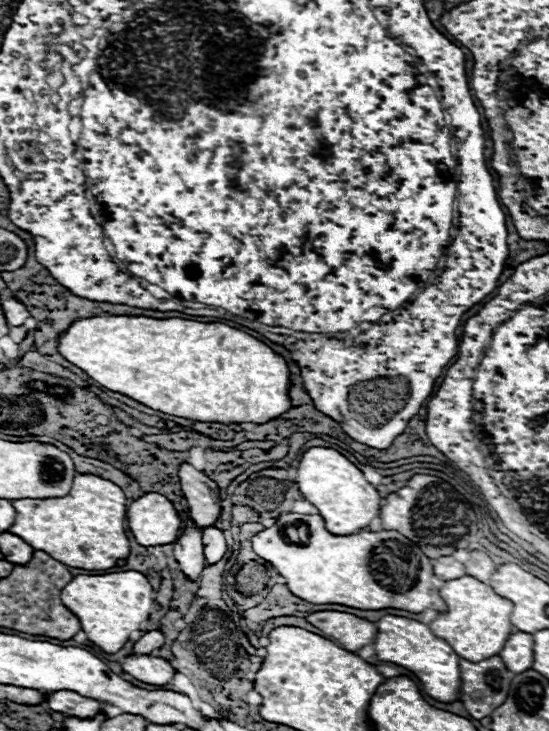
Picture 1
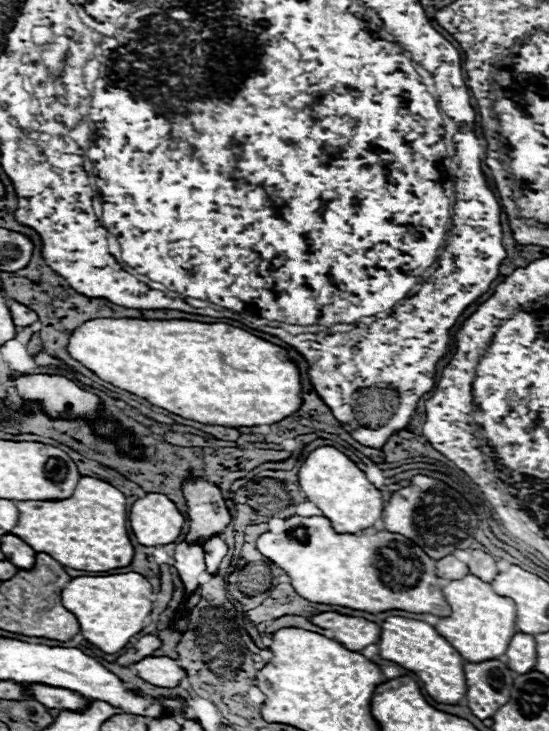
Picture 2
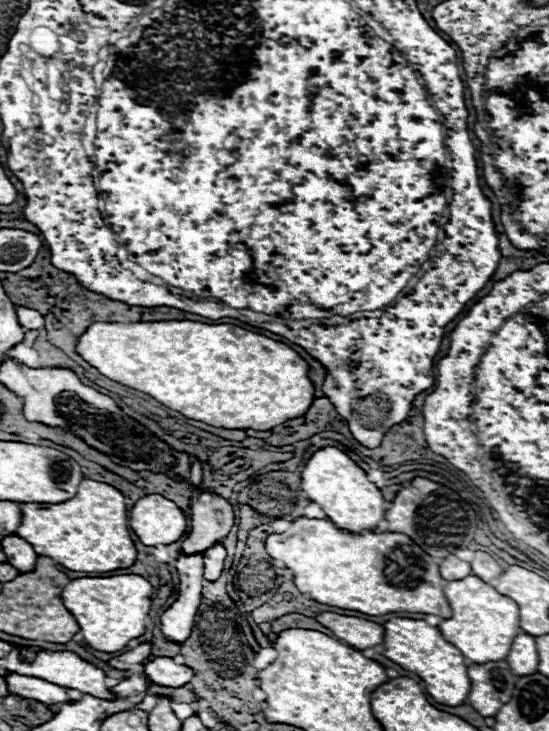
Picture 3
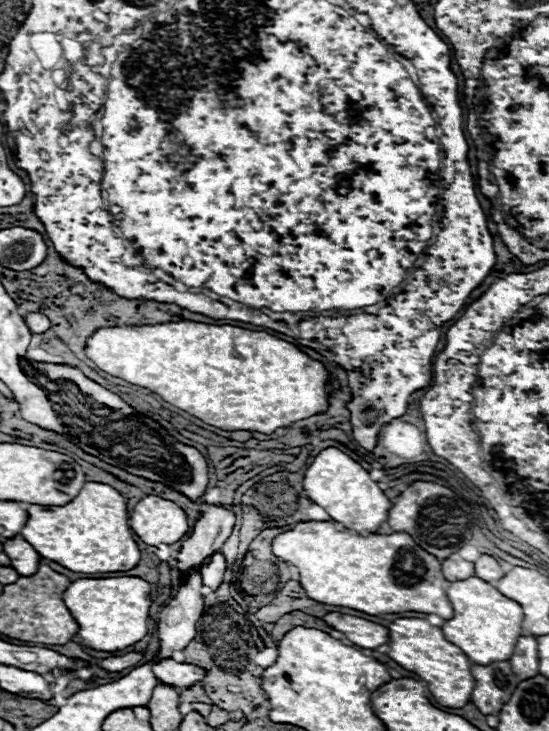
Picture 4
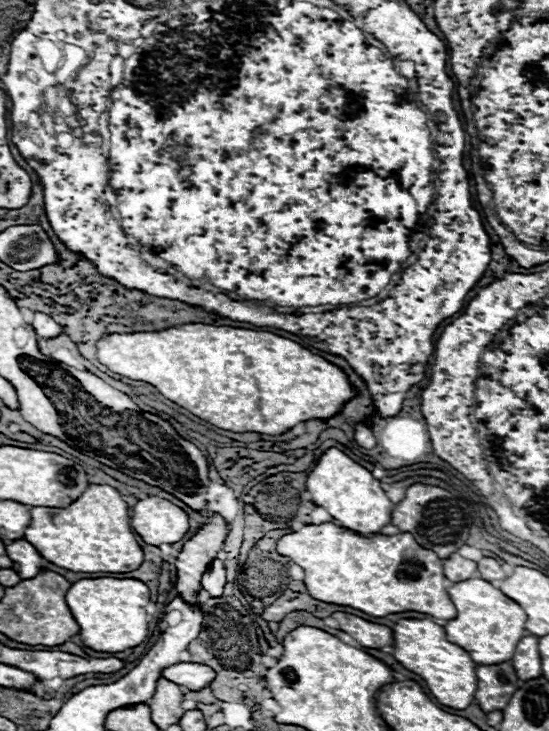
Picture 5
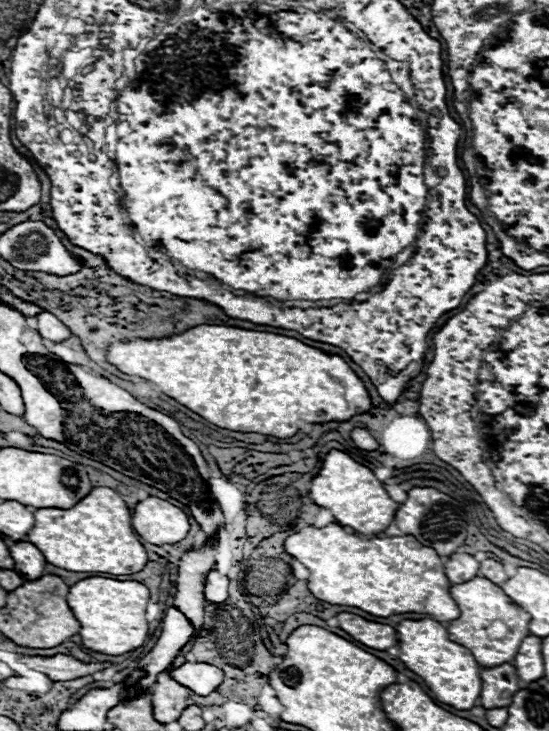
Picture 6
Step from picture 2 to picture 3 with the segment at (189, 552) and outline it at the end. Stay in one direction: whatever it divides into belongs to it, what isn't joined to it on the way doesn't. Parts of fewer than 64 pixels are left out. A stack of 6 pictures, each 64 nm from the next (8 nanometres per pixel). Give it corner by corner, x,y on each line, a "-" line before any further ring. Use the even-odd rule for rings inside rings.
178,552
176,570
180,576
178,600
162,614
162,632
166,638
182,644
194,624
194,616
202,598
202,576
204,576
204,556
186,556

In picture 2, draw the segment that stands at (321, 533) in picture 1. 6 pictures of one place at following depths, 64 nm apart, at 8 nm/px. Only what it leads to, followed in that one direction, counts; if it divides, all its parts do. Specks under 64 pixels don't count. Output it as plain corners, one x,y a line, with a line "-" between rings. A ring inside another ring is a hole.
290,516
286,518
286,532
274,534
264,532
256,540
256,548
262,556
272,560
280,570
290,576
290,584
296,594
312,600
316,604
344,606
364,612
384,612
384,610
406,610
414,614
432,612
436,616
450,616
450,606
442,596
442,590
436,586
436,564
430,556
422,552
420,546
412,544
406,536
392,532
376,534
336,534
330,526
330,520
324,516

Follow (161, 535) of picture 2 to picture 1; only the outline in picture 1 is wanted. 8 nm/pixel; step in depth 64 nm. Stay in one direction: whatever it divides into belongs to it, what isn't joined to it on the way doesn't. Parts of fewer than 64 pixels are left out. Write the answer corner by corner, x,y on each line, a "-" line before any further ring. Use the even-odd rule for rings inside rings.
148,492
134,500
126,512
128,528
142,546
164,546
176,542
182,518
174,504
156,492

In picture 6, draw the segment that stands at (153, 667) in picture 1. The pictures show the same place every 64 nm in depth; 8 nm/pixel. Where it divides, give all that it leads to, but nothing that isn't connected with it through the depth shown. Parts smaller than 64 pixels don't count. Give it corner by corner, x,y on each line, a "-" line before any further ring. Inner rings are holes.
186,662
180,668
172,670
170,676
178,684
190,688
200,696
208,696
210,692
214,692
224,678
224,674
218,668
212,668
212,664
204,664
204,662
196,662
196,664

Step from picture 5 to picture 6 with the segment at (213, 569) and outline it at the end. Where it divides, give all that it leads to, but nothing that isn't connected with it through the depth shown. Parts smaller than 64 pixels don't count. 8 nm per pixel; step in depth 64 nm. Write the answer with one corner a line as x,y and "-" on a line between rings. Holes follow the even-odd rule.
210,570
204,582
204,596
208,602
220,602
228,596
228,578
218,570

